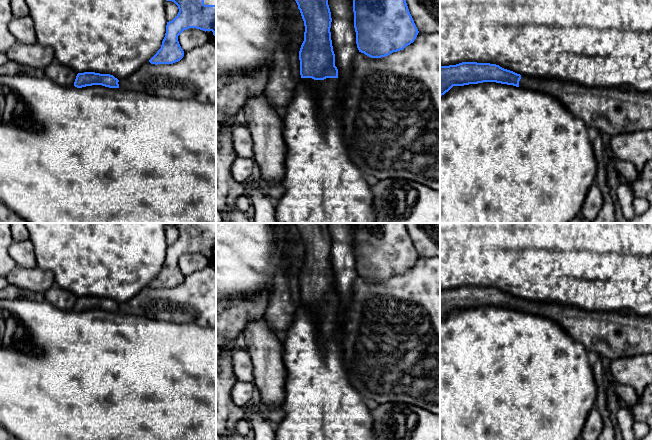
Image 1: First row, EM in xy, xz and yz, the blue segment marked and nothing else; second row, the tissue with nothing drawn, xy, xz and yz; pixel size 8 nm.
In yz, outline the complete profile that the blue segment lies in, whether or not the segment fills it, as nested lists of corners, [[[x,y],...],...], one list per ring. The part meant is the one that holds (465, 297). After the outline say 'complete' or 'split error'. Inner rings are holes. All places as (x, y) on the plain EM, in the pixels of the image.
[[[490,287],[440,290],[440,320],[453,310],[483,306],[513,309],[551,319],[585,349],[601,355],[607,362],[625,356],[652,354],[652,317],[534,302]]] | split error

